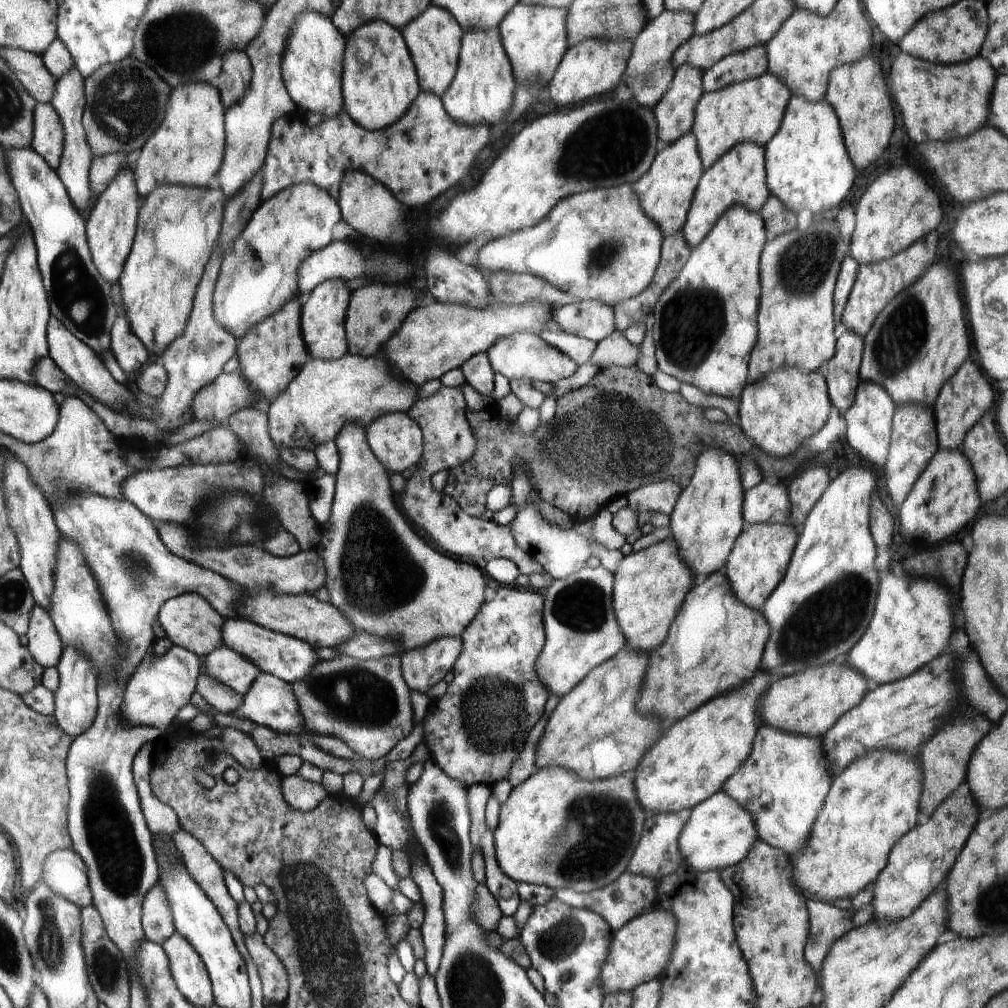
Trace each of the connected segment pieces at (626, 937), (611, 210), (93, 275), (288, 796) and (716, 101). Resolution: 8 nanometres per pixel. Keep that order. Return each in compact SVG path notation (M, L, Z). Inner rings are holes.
M654 906L650 911L626 923L621 929L614 930L599 980L604 996L634 991L642 983L658 979L670 958L675 943L676 927L675 916L670 910Z
M623 184L570 195L535 227L510 232L486 243L478 252L478 266L490 275L500 271L528 273L550 281L576 300L600 301L613 308L650 286L659 268L658 260L662 258L663 237L659 225L643 211L634 186Z
M32 148L3 149L13 185L19 193L24 220L28 222L33 233L43 284L50 295L51 313L58 317L74 336L87 344L103 360L104 354L111 348L112 328L117 319L117 308L113 301L111 286L98 272L94 258L91 256L90 244L87 240L86 221L75 205L72 204L71 197L68 196L67 189L64 188L58 172L39 153Z
M300 775L282 776L284 800L297 811L313 811L328 796L321 783L307 781Z
M770 72L734 83L720 91L705 92L695 108L695 122L691 130L702 154L703 170L712 167L739 143L752 141L764 146L770 142L780 128L791 95L787 85Z

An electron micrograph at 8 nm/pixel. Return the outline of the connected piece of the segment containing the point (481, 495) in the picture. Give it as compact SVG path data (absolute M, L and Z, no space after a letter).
M611 366L598 371L589 383L579 389L558 397L553 419L542 423L530 434L523 433L516 426L515 420L511 423L503 417L498 410L498 401L493 398L490 400L490 407L484 406L478 412L467 408L467 419L477 442L477 451L464 464L448 470L443 491L456 500L468 516L480 517L486 510L488 492L499 485L510 486L515 469L521 465L529 483L535 487L542 499L568 513L574 522L584 522L594 519L600 511L607 508L614 497L626 497L644 485L673 480L682 488L688 486L695 474L699 456L708 447L731 454L736 460L740 457L751 457L764 480L772 479L777 482L796 472L796 456L780 458L765 453L748 438L738 420L733 423L728 420L714 423L705 416L703 408L692 405L678 392L668 394L668 402L664 402L665 394L652 376L643 373L636 366Z

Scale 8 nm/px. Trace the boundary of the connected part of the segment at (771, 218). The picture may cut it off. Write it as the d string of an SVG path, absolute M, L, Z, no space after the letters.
M771 195L759 213L763 217L764 224L767 224L769 241L797 228L796 214L777 196Z

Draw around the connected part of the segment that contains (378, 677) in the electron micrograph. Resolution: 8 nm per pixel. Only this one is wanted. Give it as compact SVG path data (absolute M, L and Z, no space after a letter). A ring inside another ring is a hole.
M401 654L368 660L346 655L320 659L311 666L309 676L291 685L306 731L336 737L368 761L384 759L412 732L410 690L403 677Z

